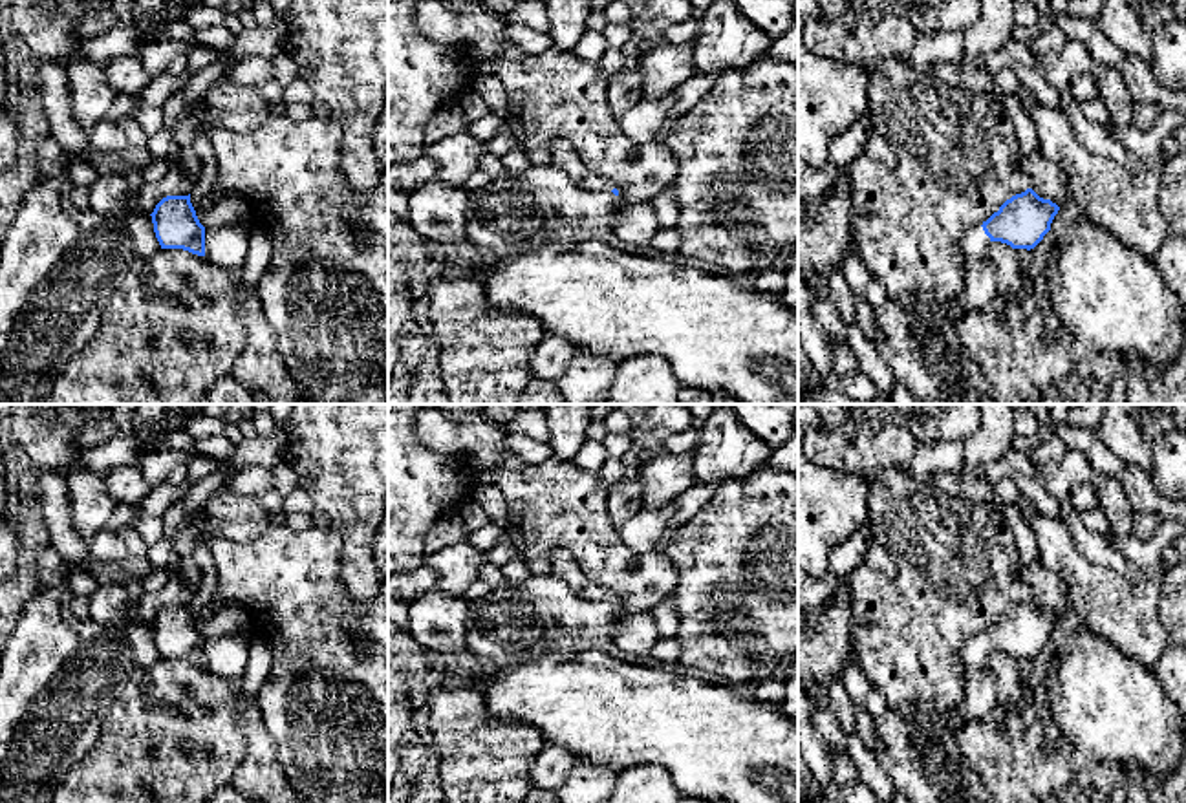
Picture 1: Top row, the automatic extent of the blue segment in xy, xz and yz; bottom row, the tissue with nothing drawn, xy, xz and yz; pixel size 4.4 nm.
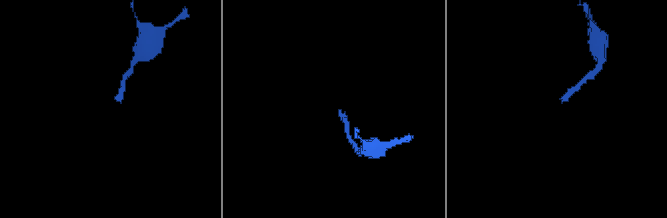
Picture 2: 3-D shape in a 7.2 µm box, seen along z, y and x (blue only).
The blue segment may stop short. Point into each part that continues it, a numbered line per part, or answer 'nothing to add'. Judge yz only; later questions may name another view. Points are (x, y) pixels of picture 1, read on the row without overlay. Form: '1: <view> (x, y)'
1: yz (978, 683)

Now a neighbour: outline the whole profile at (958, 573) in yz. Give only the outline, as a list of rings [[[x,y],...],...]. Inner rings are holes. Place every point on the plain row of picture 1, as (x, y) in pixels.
[[[880,468],[869,479],[868,527],[897,565],[895,576],[884,576],[862,563],[849,578],[853,618],[851,646],[871,688],[882,693],[888,708],[924,708],[946,715],[963,697],[961,648],[983,635],[1016,604],[1030,598],[1027,569],[1014,552],[1014,532],[999,510],[966,505],[937,488],[928,477],[913,477],[908,468]]]

